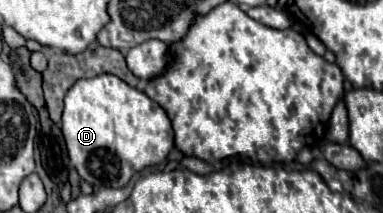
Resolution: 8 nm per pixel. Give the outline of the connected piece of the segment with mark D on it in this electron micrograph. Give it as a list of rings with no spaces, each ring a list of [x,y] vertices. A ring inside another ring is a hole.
[[[102,73],[92,79],[80,79],[68,89],[62,111],[62,135],[66,141],[70,163],[74,165],[78,175],[94,189],[124,187],[134,175],[134,171],[142,171],[148,165],[164,161],[174,147],[172,123],[166,111],[156,105],[144,91],[130,87],[128,83],[110,73]]]

